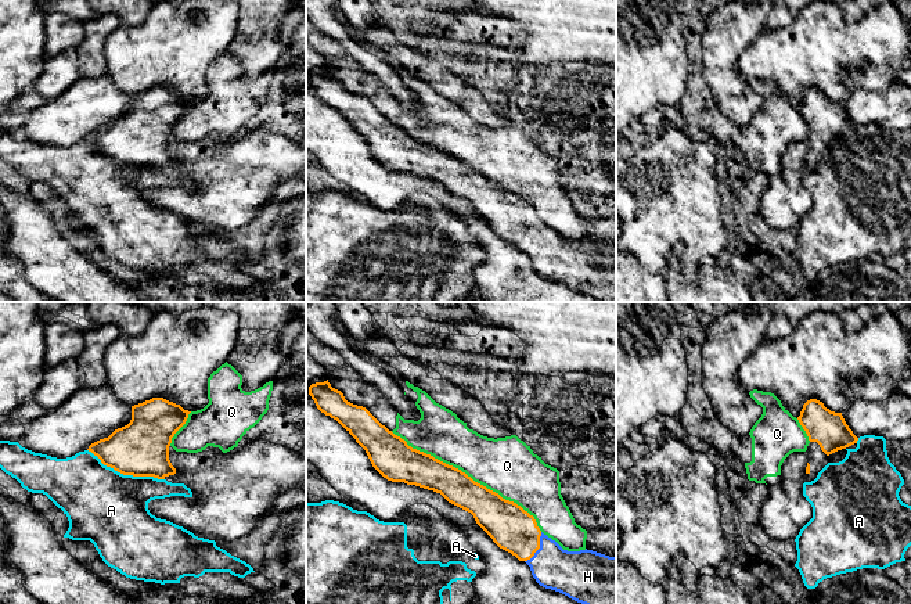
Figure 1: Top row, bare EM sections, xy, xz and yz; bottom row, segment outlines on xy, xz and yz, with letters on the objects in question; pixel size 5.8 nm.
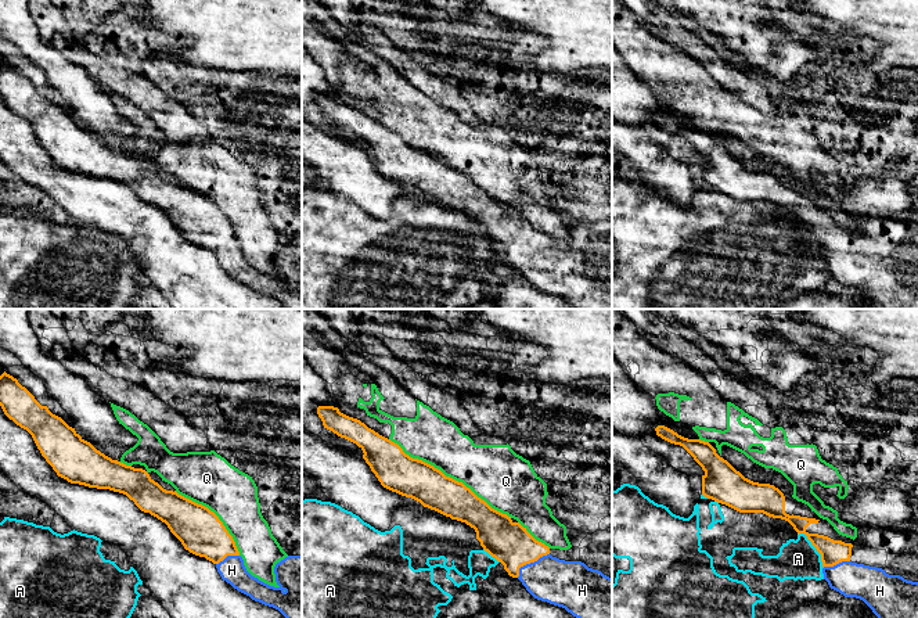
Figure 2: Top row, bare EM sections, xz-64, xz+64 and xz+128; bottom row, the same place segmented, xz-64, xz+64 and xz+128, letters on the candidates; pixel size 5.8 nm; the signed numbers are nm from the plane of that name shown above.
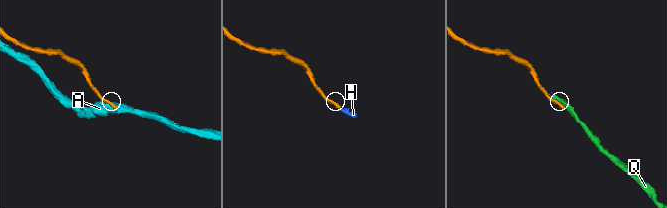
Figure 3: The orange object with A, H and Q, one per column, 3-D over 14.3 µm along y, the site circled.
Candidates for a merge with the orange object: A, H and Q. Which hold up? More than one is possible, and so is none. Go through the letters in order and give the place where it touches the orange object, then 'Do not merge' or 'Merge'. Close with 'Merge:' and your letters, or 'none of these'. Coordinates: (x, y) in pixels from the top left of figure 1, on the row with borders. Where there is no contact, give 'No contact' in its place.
A: Touches orange at xy (126, 474). Do not merge
H: Touches orange at xz (539, 547). Merge
Q: Touches orange at xz (470, 477). Do not merge
Merge: H

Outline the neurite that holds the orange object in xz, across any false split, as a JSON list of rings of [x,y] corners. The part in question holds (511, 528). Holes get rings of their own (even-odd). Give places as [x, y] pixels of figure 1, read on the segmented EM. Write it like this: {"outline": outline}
{"outline": [[[327,381],[309,387],[317,409],[336,420],[366,450],[372,467],[388,481],[404,482],[440,493],[449,503],[471,513],[476,524],[503,550],[525,561],[536,582],[581,604],[616,604],[616,557],[593,550],[568,551],[544,535],[533,515],[514,501],[475,482],[461,470],[431,454],[413,449],[404,439],[382,425],[366,407],[348,402]]]}

